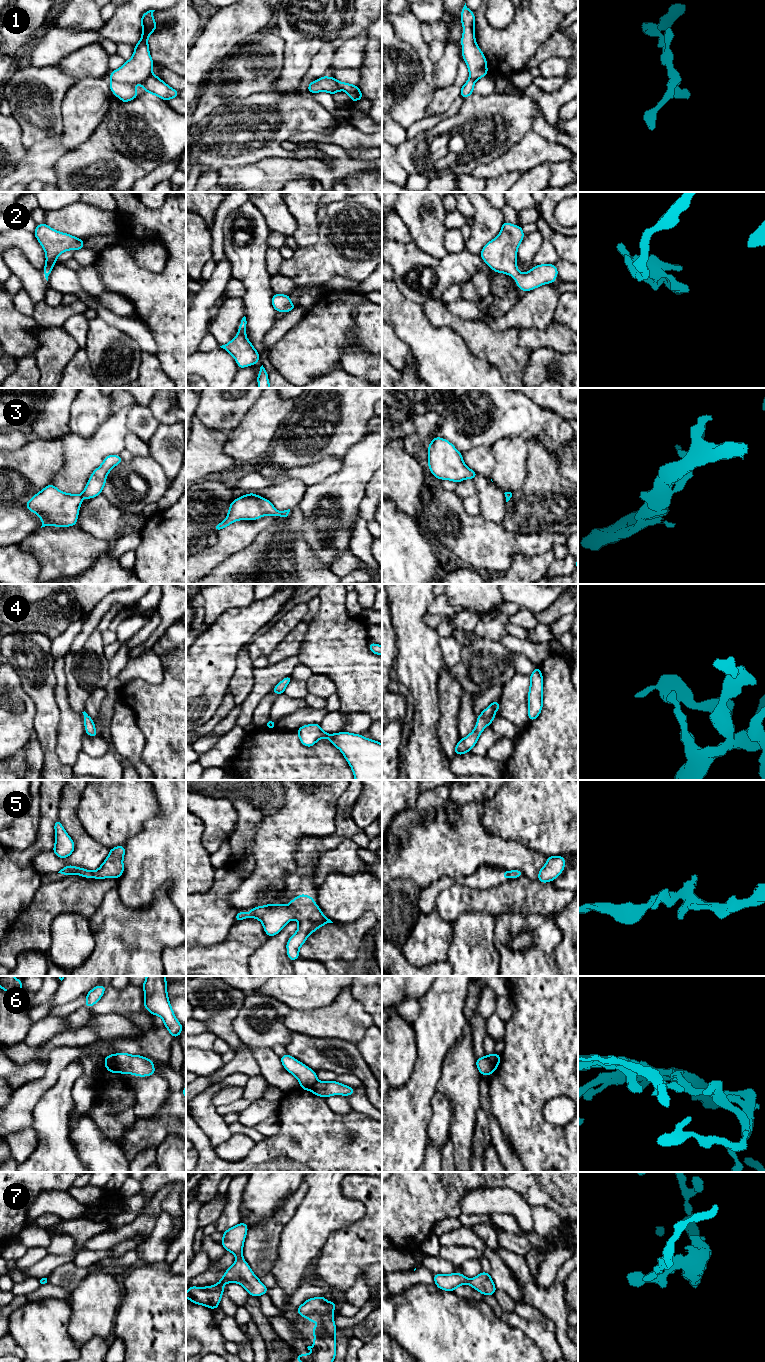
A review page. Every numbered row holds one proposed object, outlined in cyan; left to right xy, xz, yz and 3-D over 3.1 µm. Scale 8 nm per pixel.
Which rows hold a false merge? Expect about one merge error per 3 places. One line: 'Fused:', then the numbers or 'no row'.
Fused: 1, 6

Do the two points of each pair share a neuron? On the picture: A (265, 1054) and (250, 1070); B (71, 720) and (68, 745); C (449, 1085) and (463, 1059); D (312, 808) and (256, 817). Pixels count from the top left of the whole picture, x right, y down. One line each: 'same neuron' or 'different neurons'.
A: different neurons
B: same neuron
C: same neuron
D: different neurons

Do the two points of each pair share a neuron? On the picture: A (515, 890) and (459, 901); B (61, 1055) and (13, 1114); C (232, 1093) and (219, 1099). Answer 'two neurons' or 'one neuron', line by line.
A: one neuron
B: one neuron
C: one neuron

